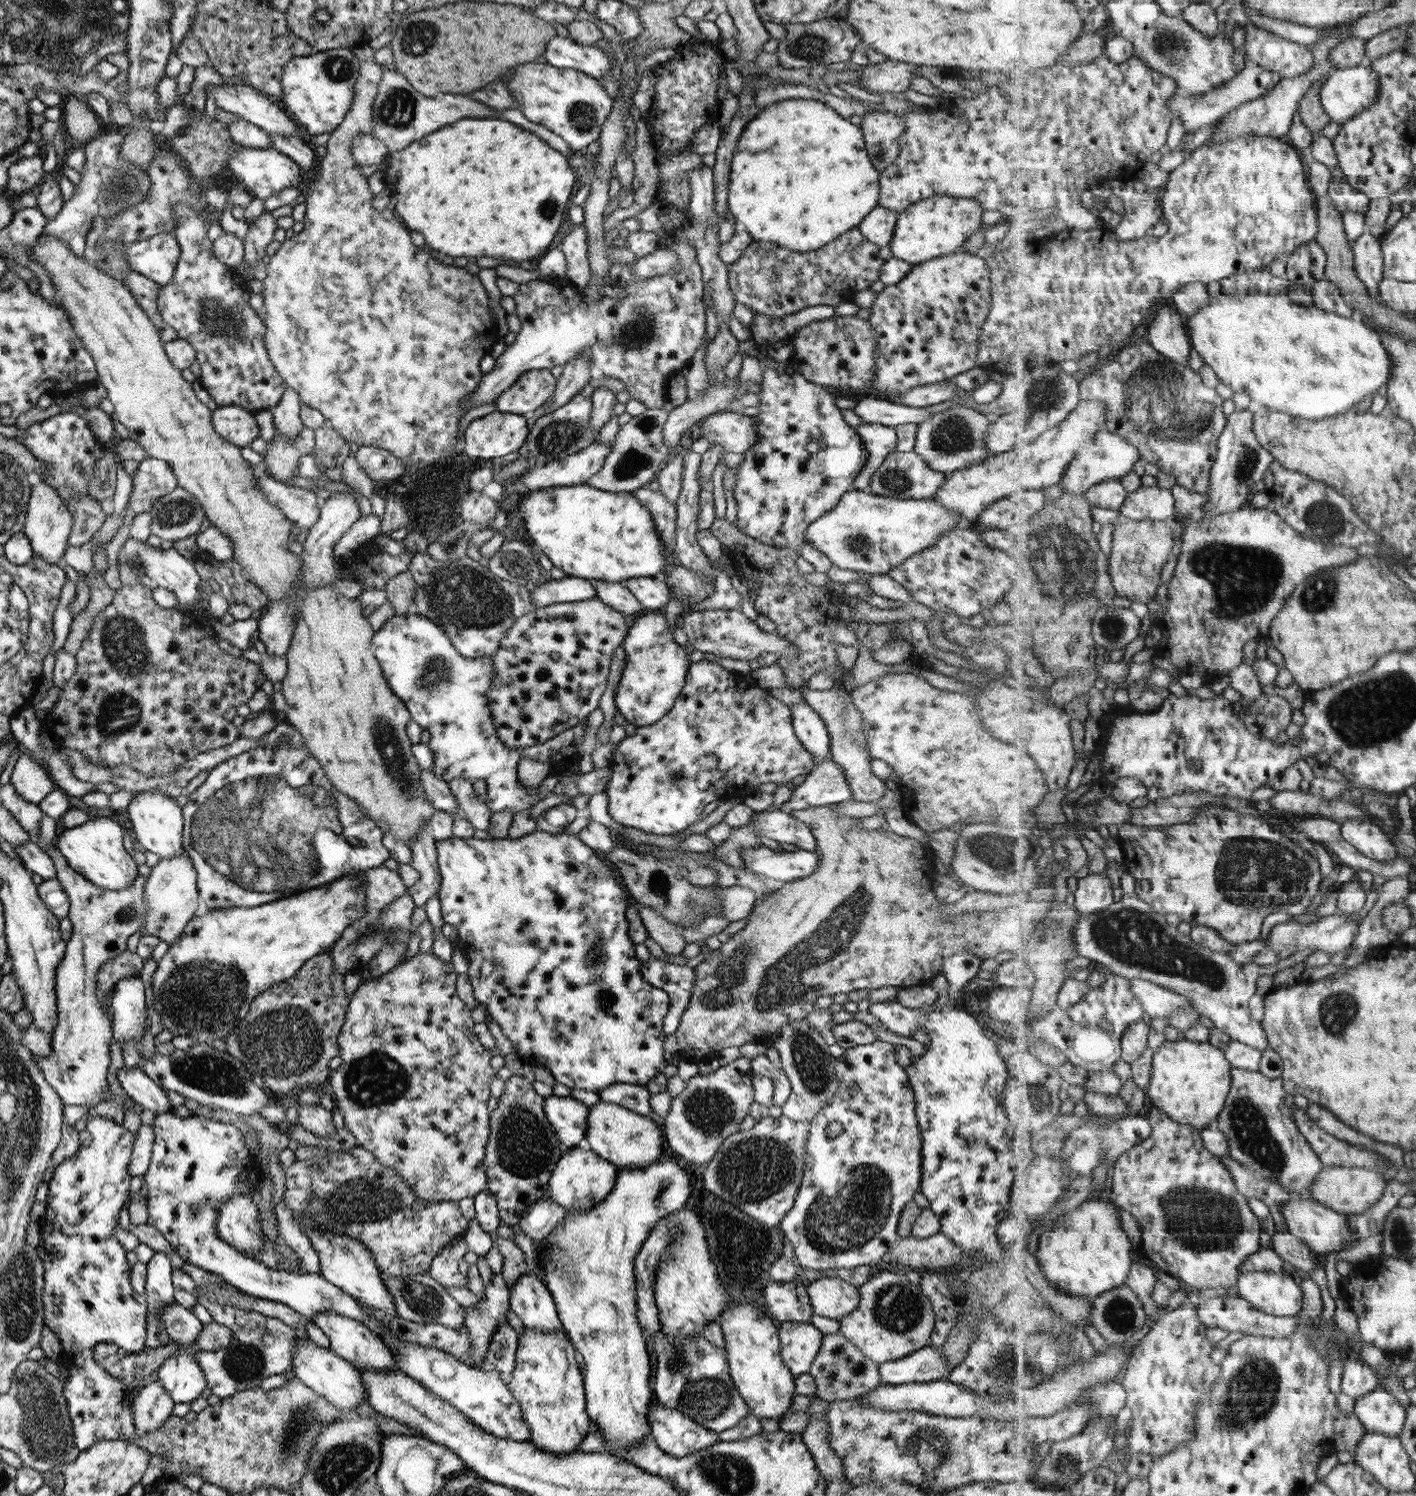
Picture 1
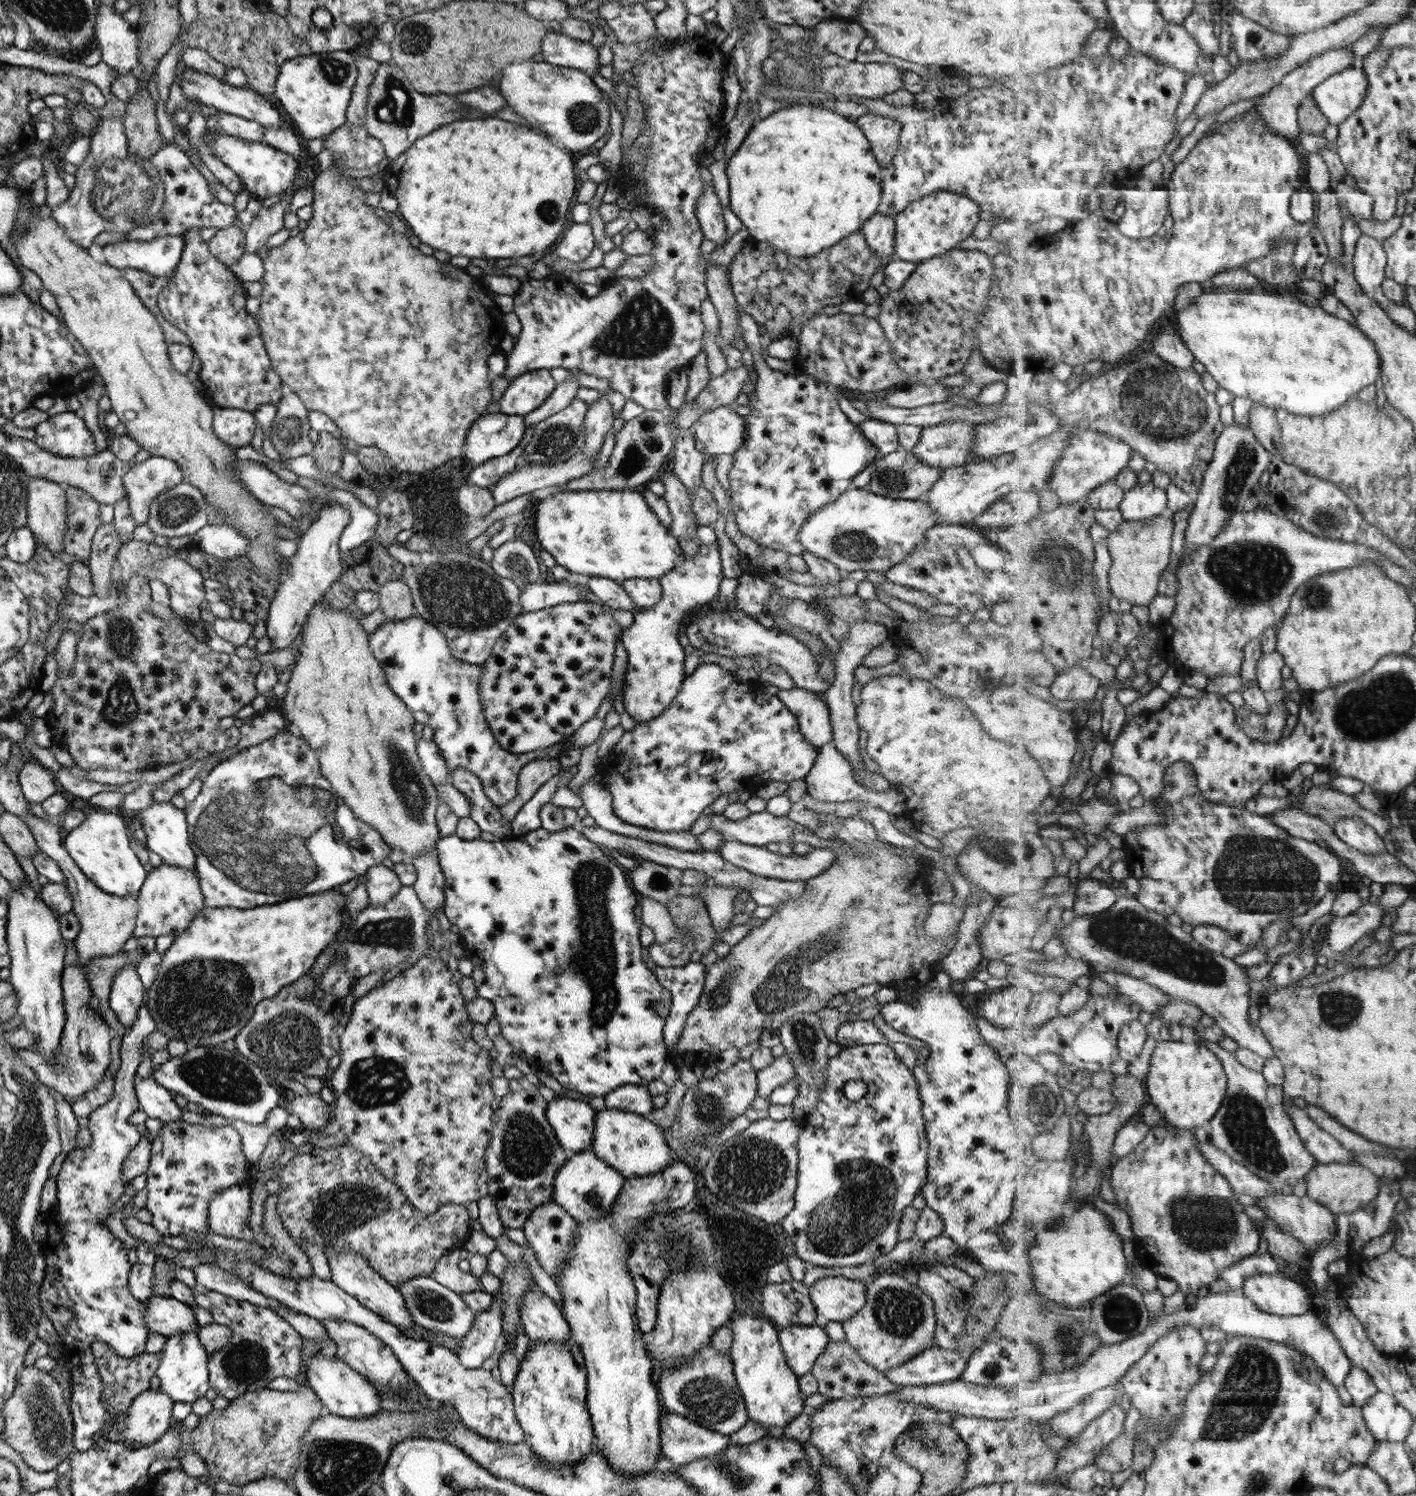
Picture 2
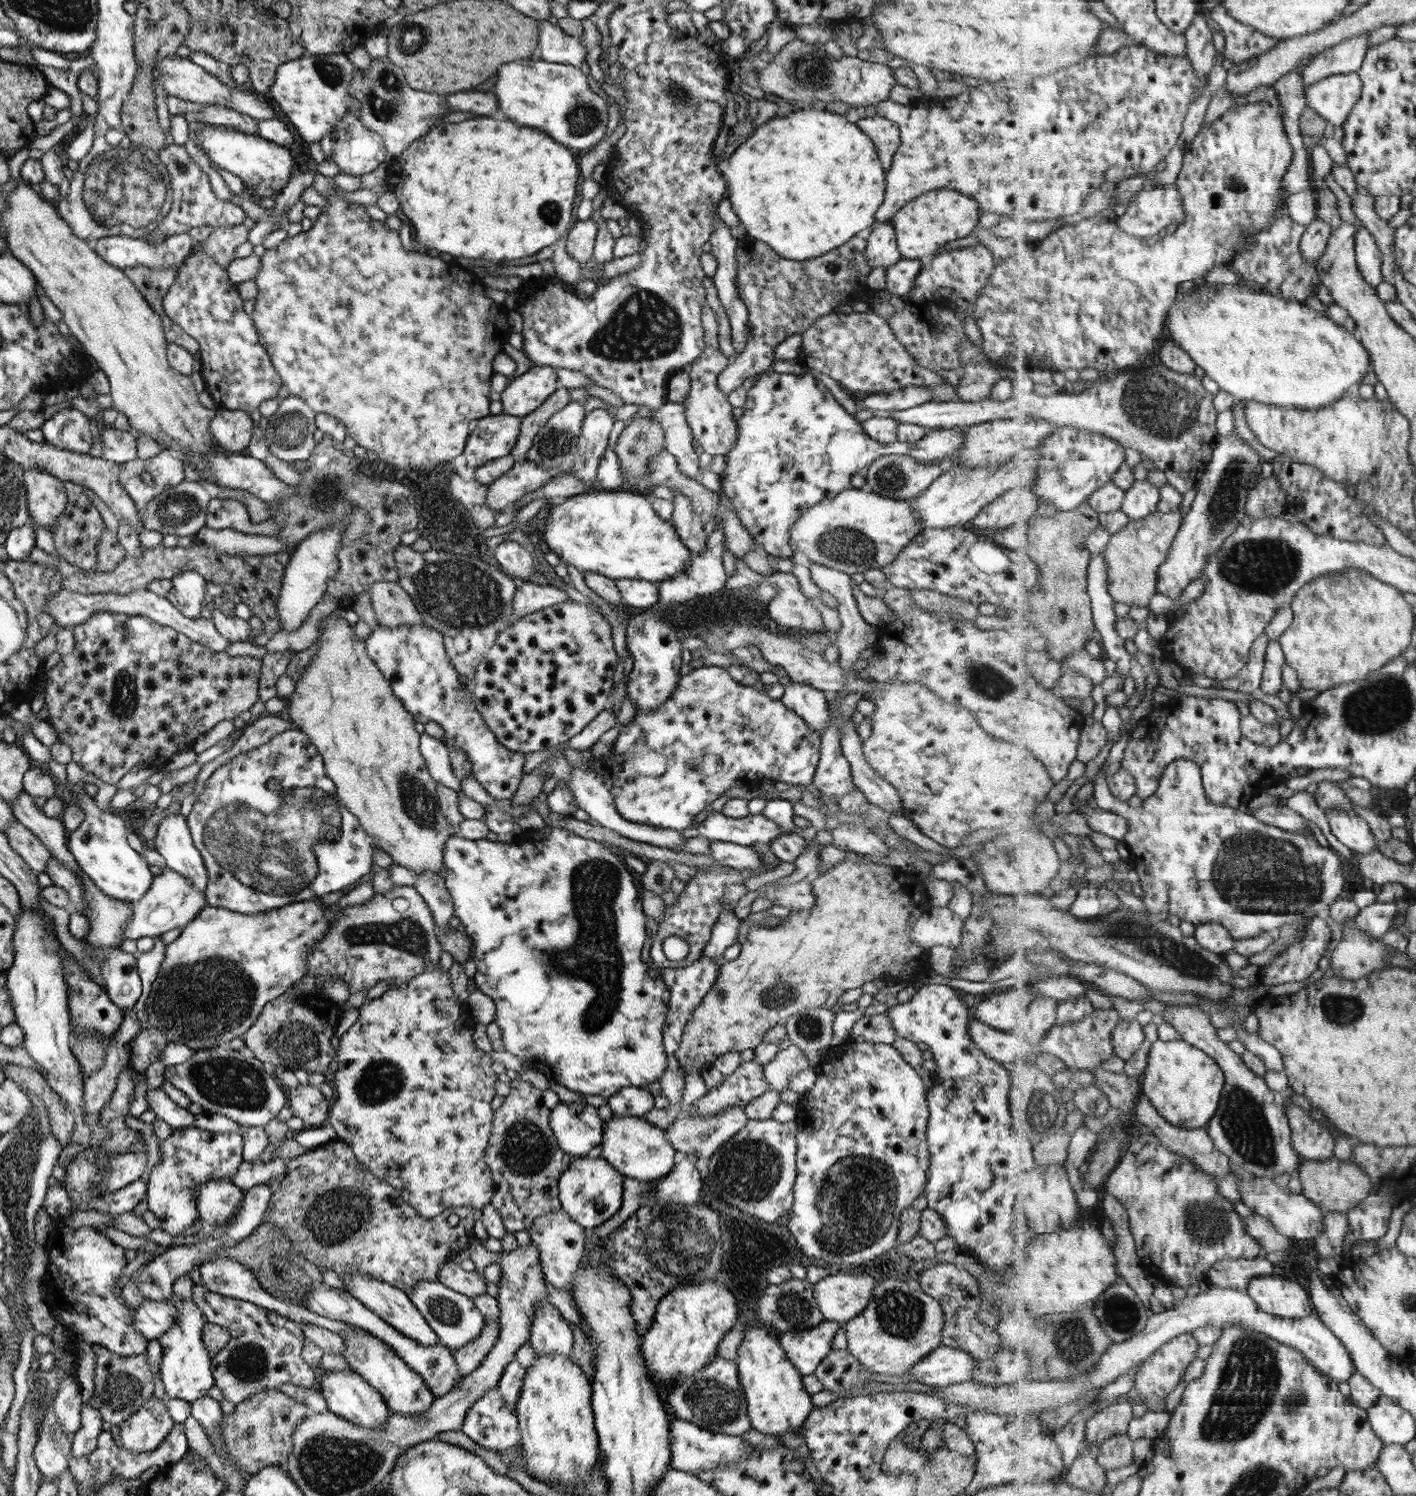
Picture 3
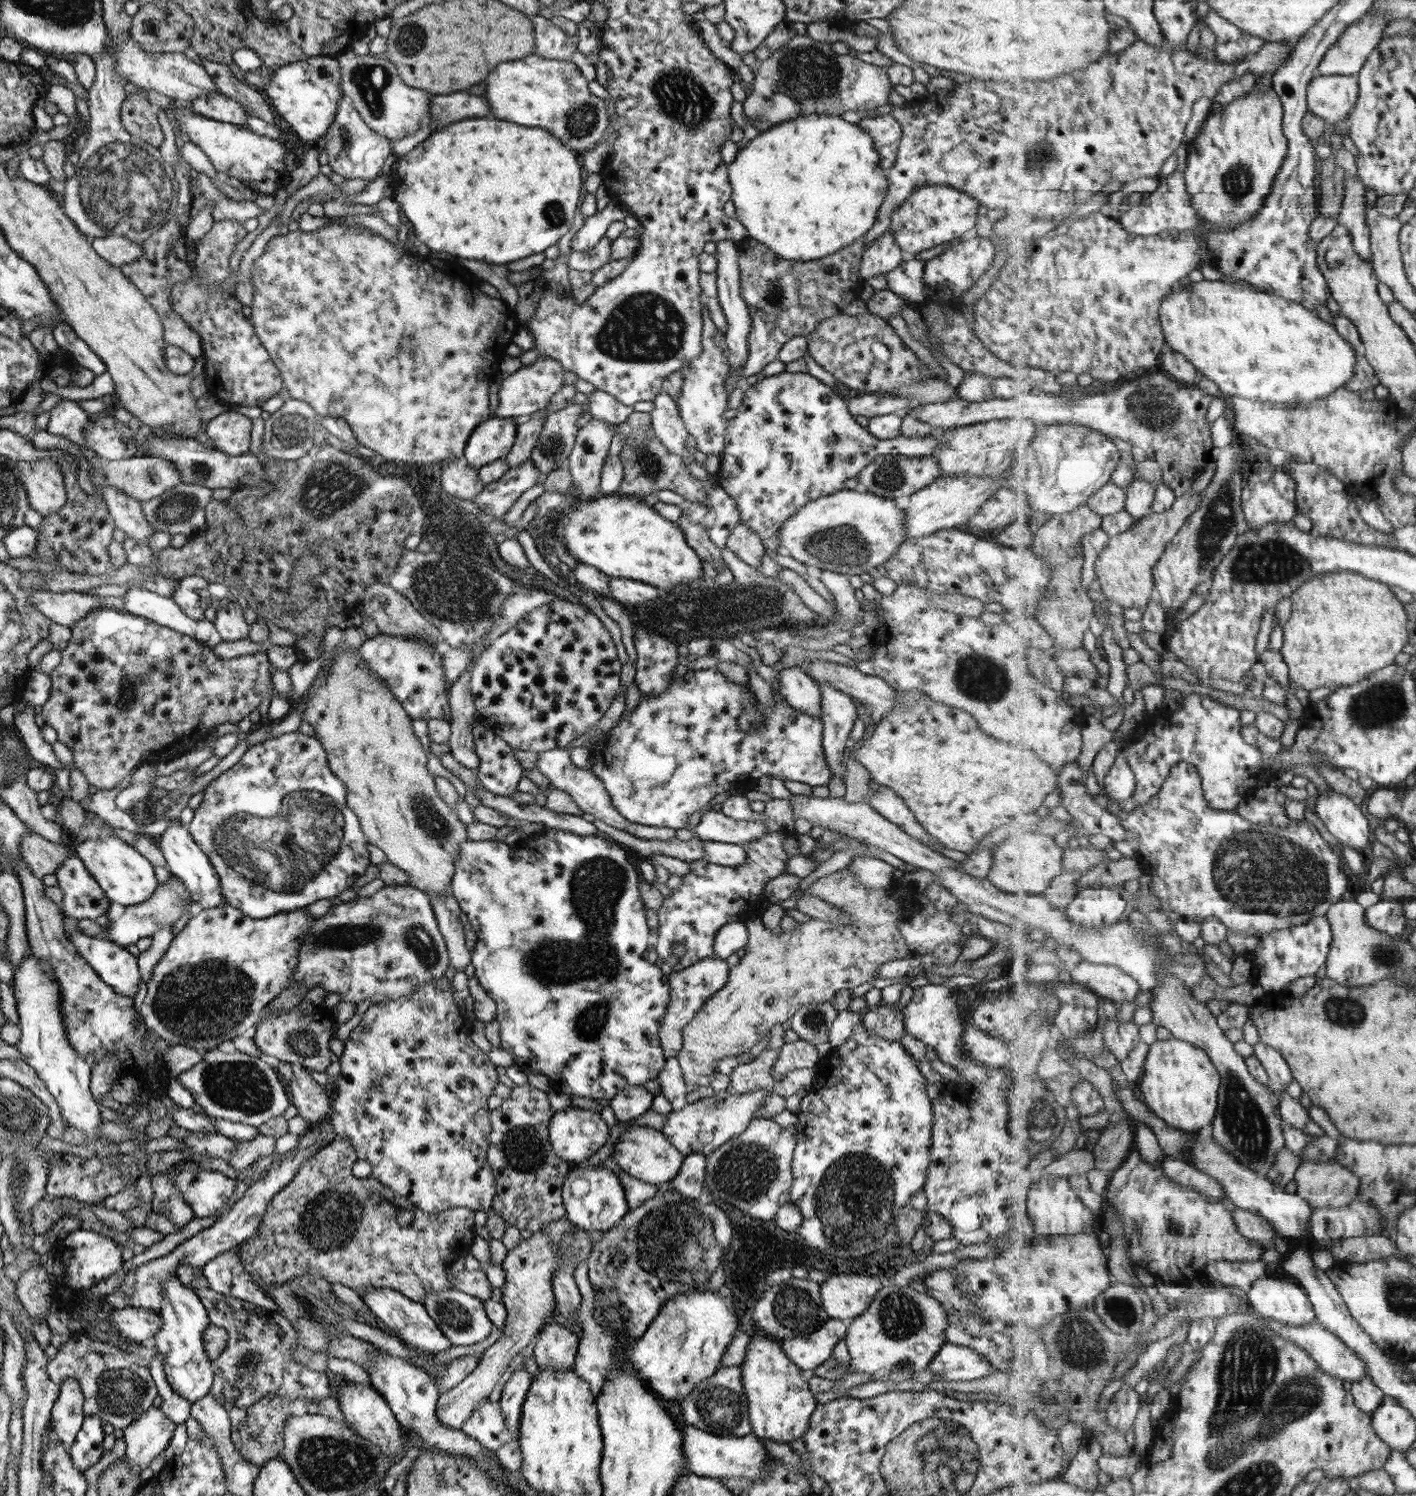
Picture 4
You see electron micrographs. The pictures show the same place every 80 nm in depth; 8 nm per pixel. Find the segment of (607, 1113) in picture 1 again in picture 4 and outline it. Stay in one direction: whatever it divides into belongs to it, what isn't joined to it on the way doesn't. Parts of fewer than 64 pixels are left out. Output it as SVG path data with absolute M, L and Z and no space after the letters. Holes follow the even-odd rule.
M623 1126L617 1142L613 1144L613 1151L610 1154L615 1164L623 1172L633 1176L637 1180L654 1184L662 1188L677 1174L679 1165L685 1156L681 1155L669 1142L660 1130L641 1126Z

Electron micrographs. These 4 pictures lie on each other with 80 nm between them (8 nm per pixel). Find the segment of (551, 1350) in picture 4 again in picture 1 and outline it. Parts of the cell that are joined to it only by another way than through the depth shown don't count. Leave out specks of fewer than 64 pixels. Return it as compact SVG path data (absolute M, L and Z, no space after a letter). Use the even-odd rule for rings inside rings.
M523 1271L508 1286L508 1303L523 1327L538 1331L562 1330L549 1291L529 1271Z

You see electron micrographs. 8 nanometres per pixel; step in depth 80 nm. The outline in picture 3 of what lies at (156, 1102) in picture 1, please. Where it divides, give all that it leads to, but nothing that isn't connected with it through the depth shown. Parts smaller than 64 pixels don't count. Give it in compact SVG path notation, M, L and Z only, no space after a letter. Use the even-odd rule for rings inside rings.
M160 1088L147 1089L147 1092L145 1092L145 1101L147 1101L147 1109L153 1112L156 1119L162 1120L171 1128L195 1127L195 1116L192 1116L187 1109L181 1108L181 1106L177 1106L177 1104L171 1102Z

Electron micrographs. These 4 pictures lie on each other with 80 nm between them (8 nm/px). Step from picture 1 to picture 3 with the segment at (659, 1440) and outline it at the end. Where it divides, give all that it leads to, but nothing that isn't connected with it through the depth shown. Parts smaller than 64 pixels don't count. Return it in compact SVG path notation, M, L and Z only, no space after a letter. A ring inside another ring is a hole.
M673 1418L668 1422L669 1427L669 1454L671 1469L695 1472L697 1469L713 1470L725 1463L734 1463L739 1459L748 1457L753 1448L747 1444L740 1436L729 1436L715 1434L690 1422Z

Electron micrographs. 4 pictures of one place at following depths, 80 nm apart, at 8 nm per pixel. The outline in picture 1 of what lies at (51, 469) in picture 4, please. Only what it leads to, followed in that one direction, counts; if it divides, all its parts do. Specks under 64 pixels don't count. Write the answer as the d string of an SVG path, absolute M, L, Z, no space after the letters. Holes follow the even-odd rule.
M44 482L30 486L30 497L21 531L27 537L32 553L38 554L47 564L60 564L68 547L67 539L71 527L71 515L59 495Z

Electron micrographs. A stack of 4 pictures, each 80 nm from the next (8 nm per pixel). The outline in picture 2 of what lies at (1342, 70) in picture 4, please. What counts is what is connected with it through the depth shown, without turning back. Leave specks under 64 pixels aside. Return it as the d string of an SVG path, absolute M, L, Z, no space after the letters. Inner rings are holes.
M1350 46L1320 54L1287 74L1271 92L1256 98L1255 105L1251 109L1256 110L1261 115L1261 119L1267 123L1267 127L1271 127L1275 133L1283 135L1290 140L1297 140L1297 137L1301 138L1302 132L1298 124L1298 110L1302 102L1311 94L1314 88L1325 82L1327 78L1351 67L1355 66L1354 52L1352 52Z

